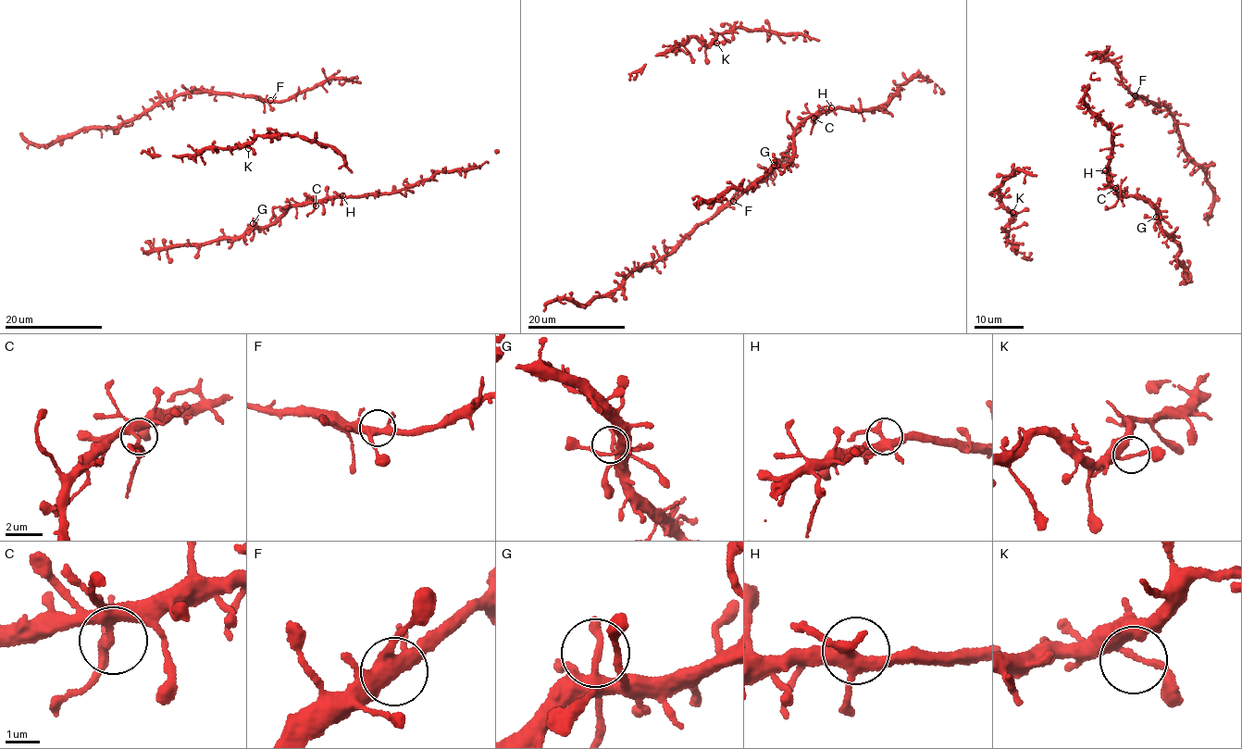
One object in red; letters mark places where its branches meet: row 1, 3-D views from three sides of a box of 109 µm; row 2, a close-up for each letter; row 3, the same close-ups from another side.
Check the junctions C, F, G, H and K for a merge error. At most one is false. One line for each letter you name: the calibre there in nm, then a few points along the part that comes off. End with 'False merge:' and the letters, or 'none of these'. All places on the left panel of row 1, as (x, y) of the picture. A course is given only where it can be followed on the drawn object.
C: 240 nm thick
False merge: C

